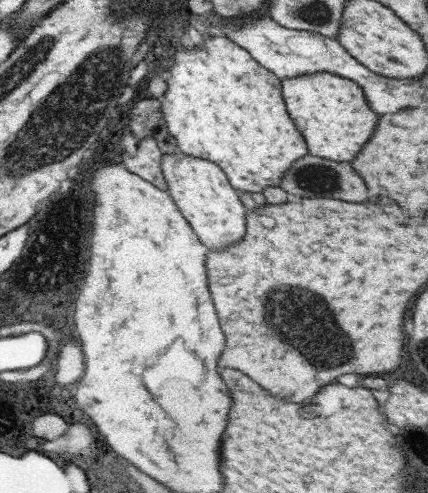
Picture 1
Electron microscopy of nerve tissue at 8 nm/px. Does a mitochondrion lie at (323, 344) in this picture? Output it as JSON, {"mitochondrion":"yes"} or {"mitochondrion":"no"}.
{"mitochondrion":"yes"}

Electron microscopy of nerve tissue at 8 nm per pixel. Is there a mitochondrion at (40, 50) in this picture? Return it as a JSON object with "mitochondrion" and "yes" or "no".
{"mitochondrion":"yes"}

